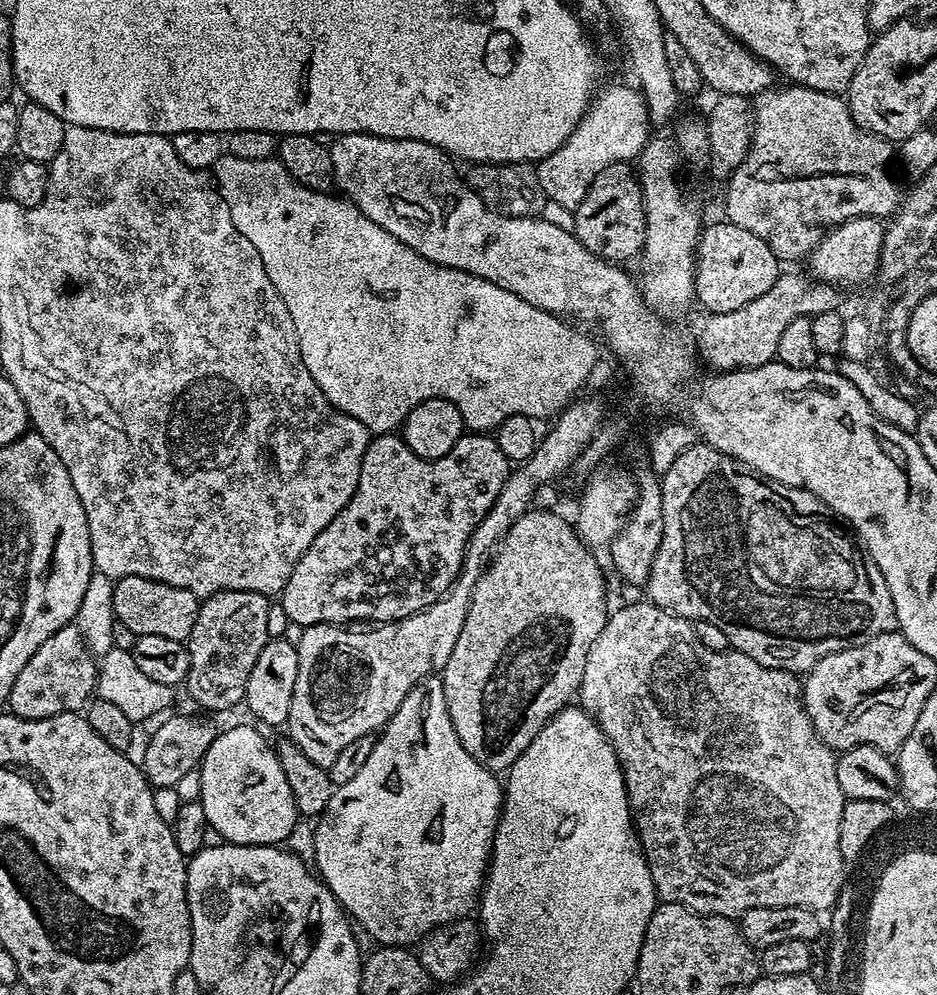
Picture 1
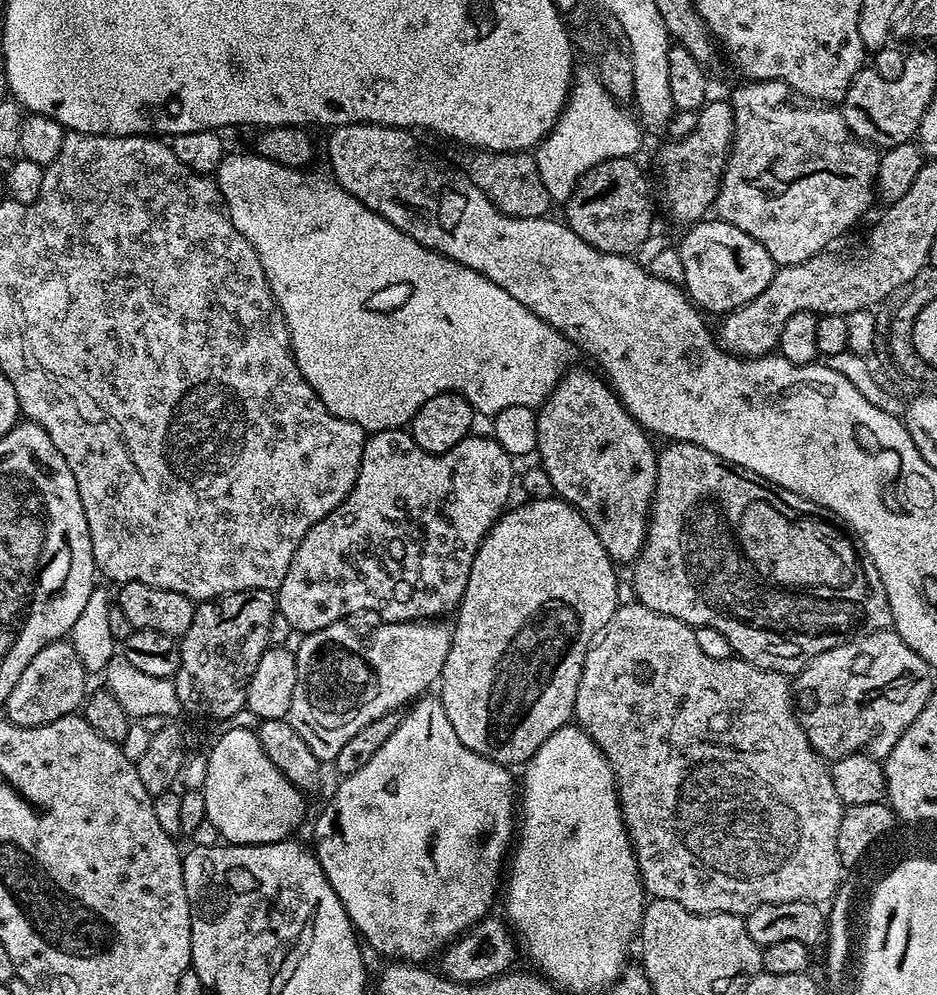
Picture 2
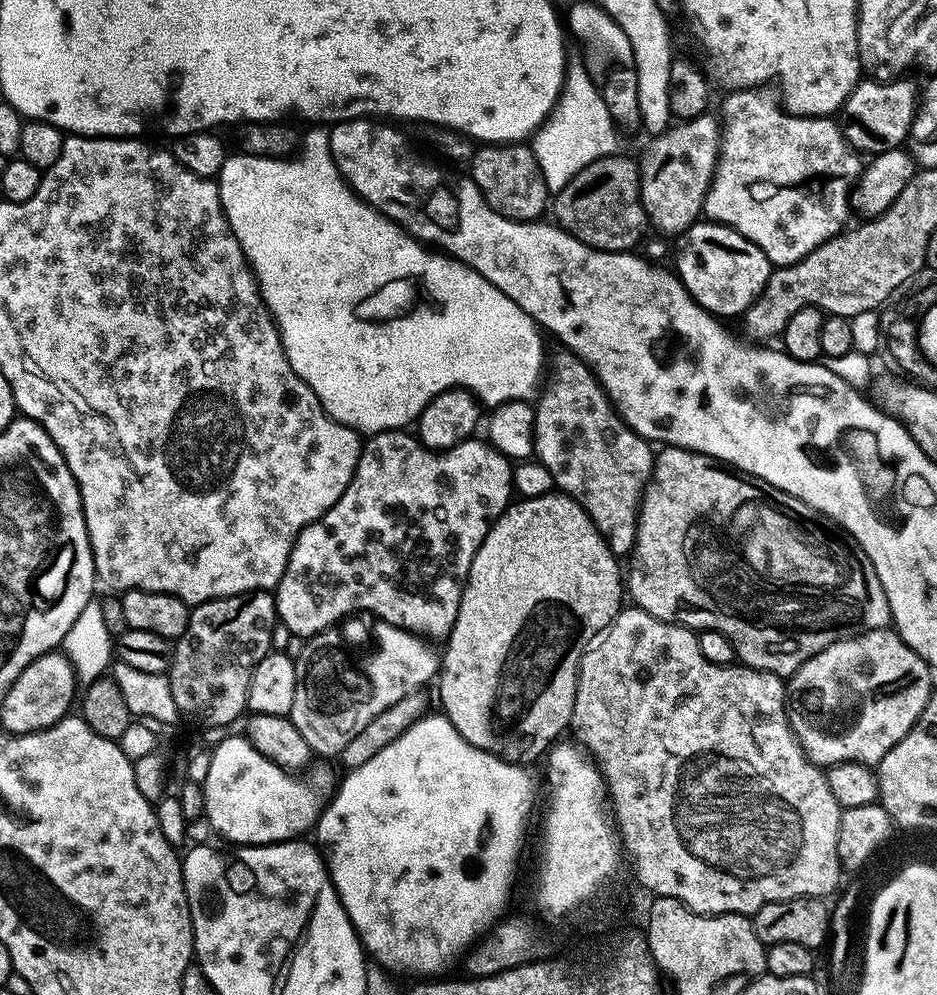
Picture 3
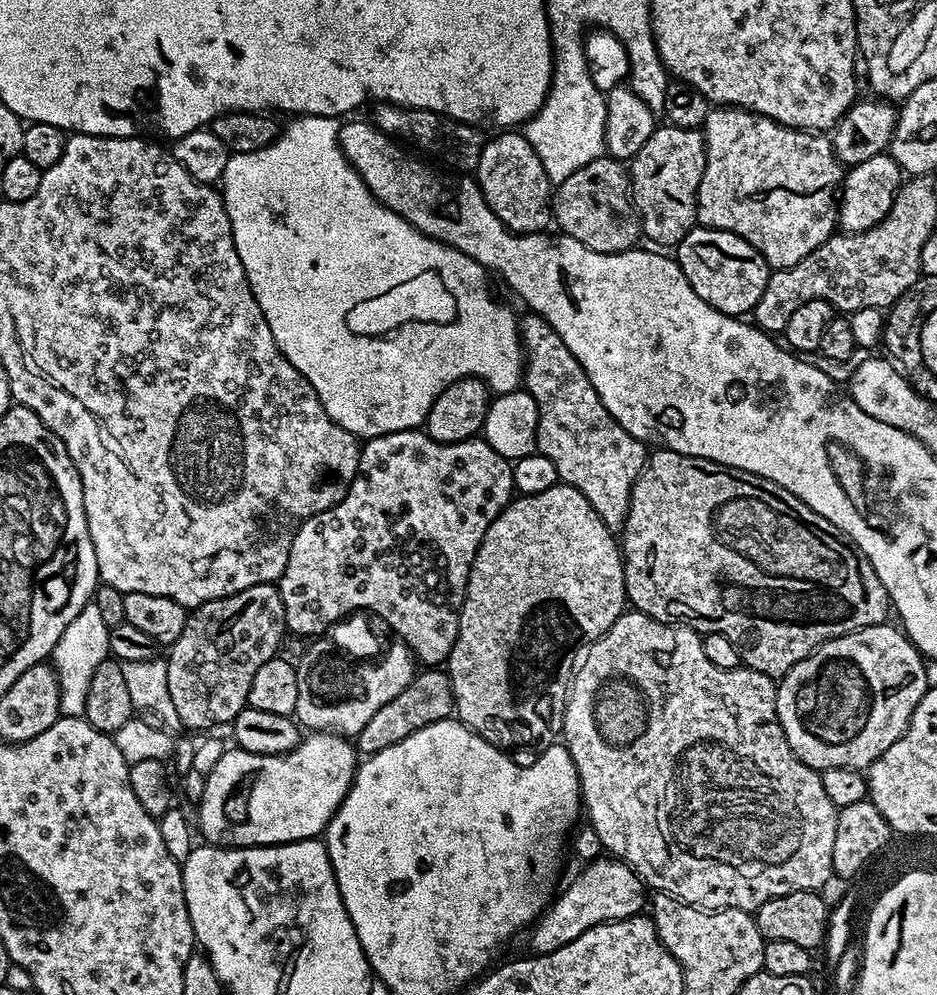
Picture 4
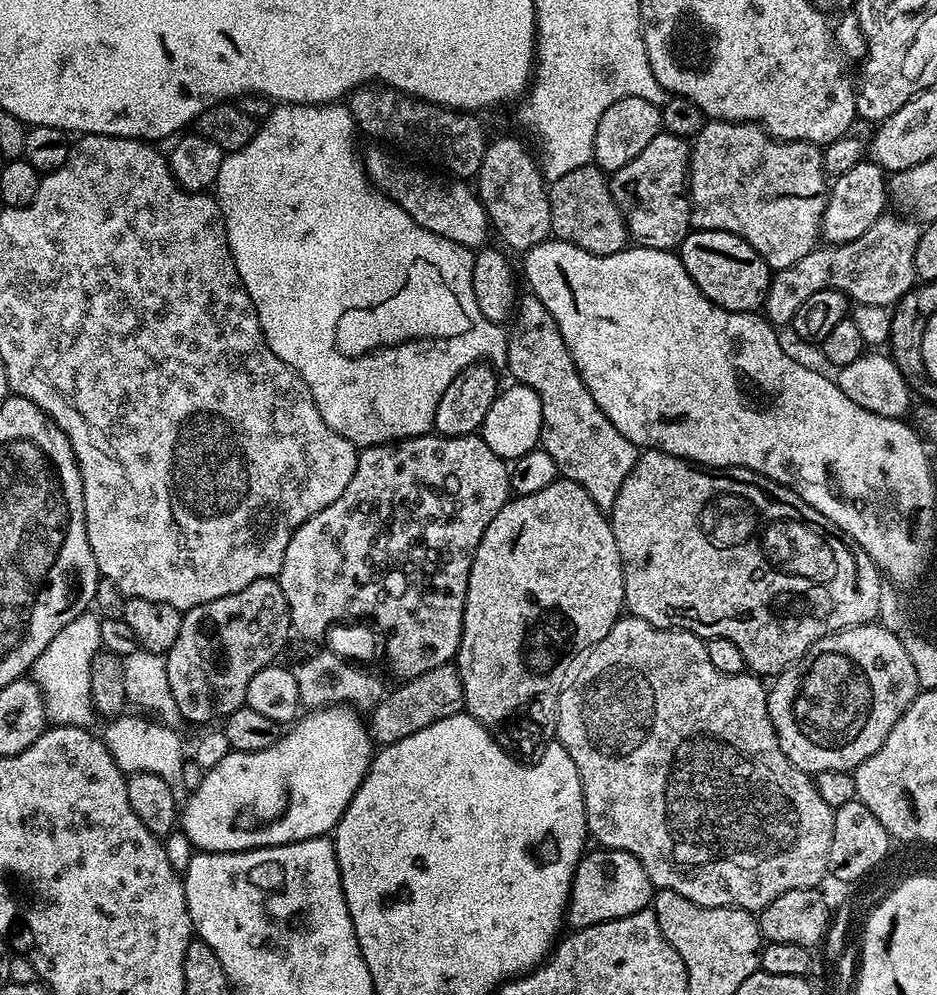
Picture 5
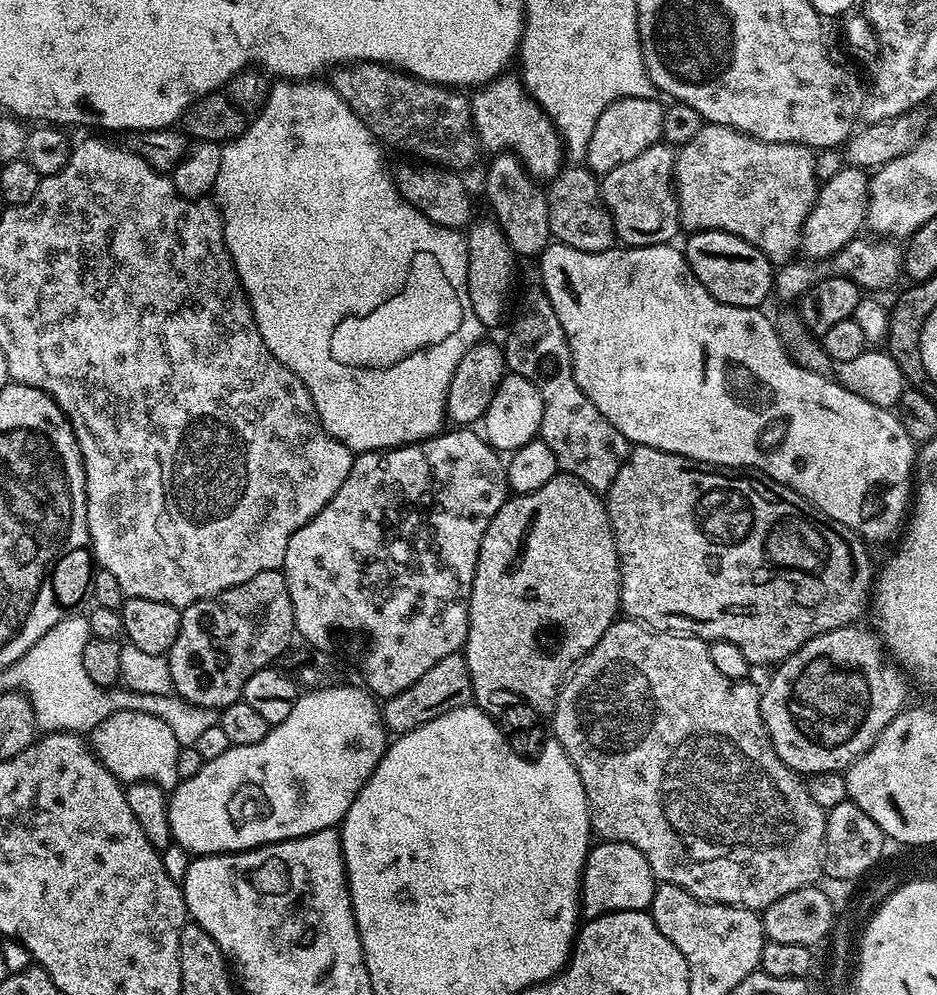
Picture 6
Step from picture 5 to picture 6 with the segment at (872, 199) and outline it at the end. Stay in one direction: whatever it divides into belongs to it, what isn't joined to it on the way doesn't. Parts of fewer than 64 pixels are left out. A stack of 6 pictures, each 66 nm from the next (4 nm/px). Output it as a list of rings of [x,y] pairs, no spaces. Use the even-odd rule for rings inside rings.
[[[846,166],[838,170],[834,178],[823,181],[819,185],[816,201],[812,204],[800,235],[799,251],[809,261],[827,261],[835,252],[842,250],[842,246],[846,246],[861,235],[868,218],[869,179],[869,173],[865,169]]]

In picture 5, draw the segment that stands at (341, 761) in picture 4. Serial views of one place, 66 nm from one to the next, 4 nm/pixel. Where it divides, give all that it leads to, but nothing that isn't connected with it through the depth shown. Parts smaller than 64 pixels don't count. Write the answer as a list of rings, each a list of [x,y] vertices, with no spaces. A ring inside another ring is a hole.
[[[329,706],[326,708],[313,708],[305,711],[303,715],[295,721],[294,726],[280,736],[275,744],[260,752],[229,752],[218,766],[205,771],[202,782],[198,787],[191,789],[188,801],[183,801],[182,811],[178,816],[178,824],[190,838],[193,849],[200,852],[246,852],[250,848],[270,848],[277,844],[291,844],[294,840],[310,840],[314,836],[327,837],[336,827],[336,823],[342,818],[346,806],[352,800],[352,795],[358,790],[358,786],[366,778],[368,768],[372,764],[374,755],[374,741],[368,732],[367,723],[363,719],[359,720],[357,713],[348,706]]]

